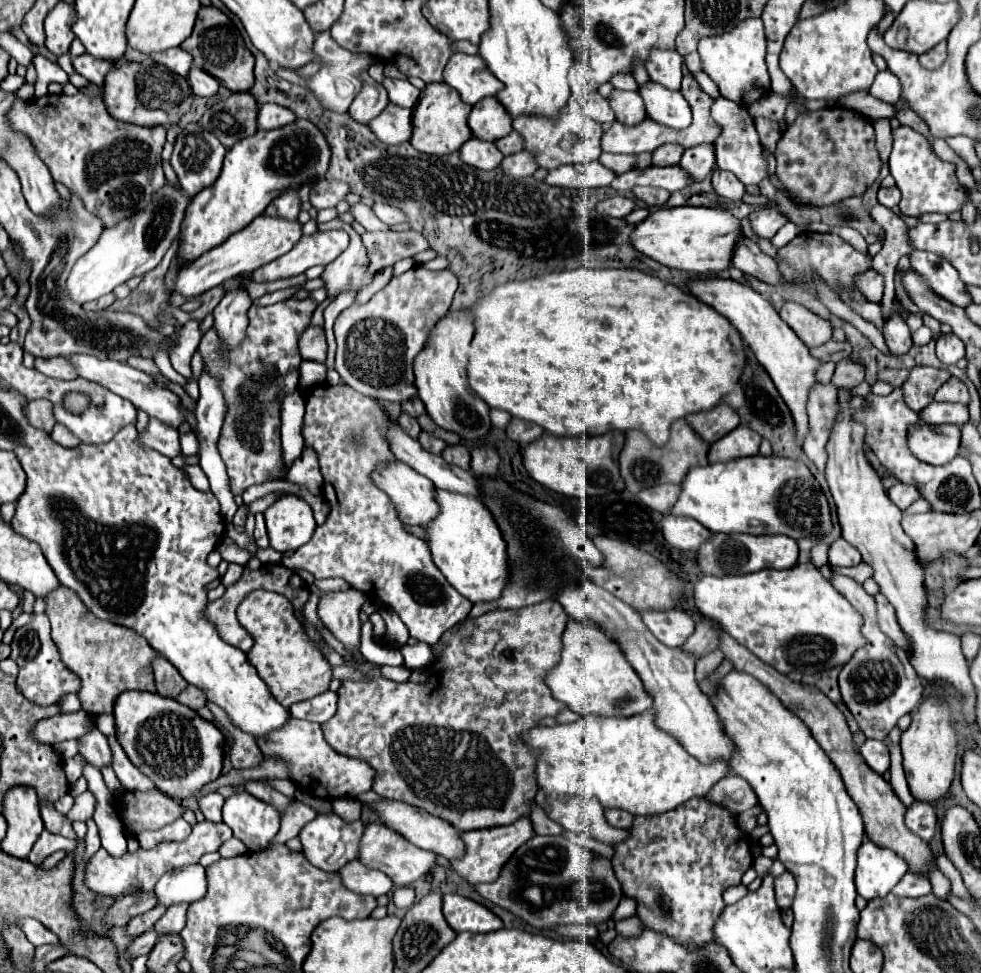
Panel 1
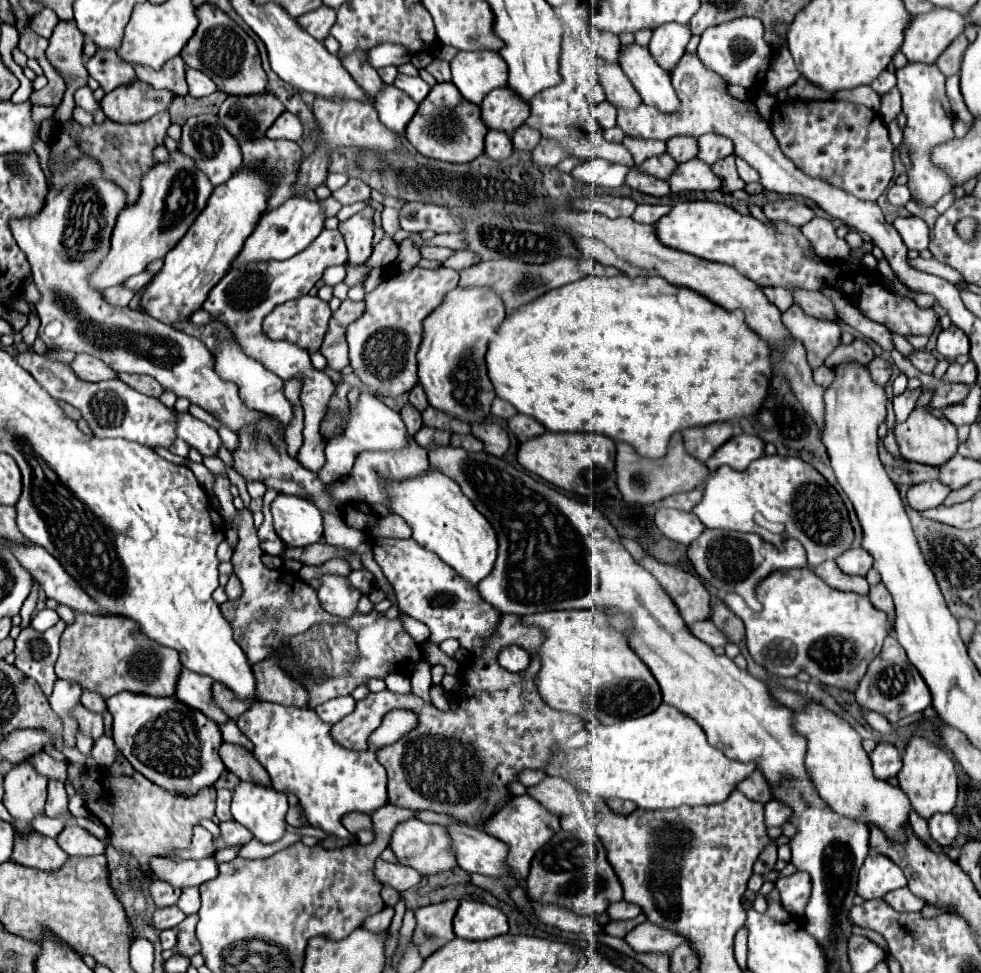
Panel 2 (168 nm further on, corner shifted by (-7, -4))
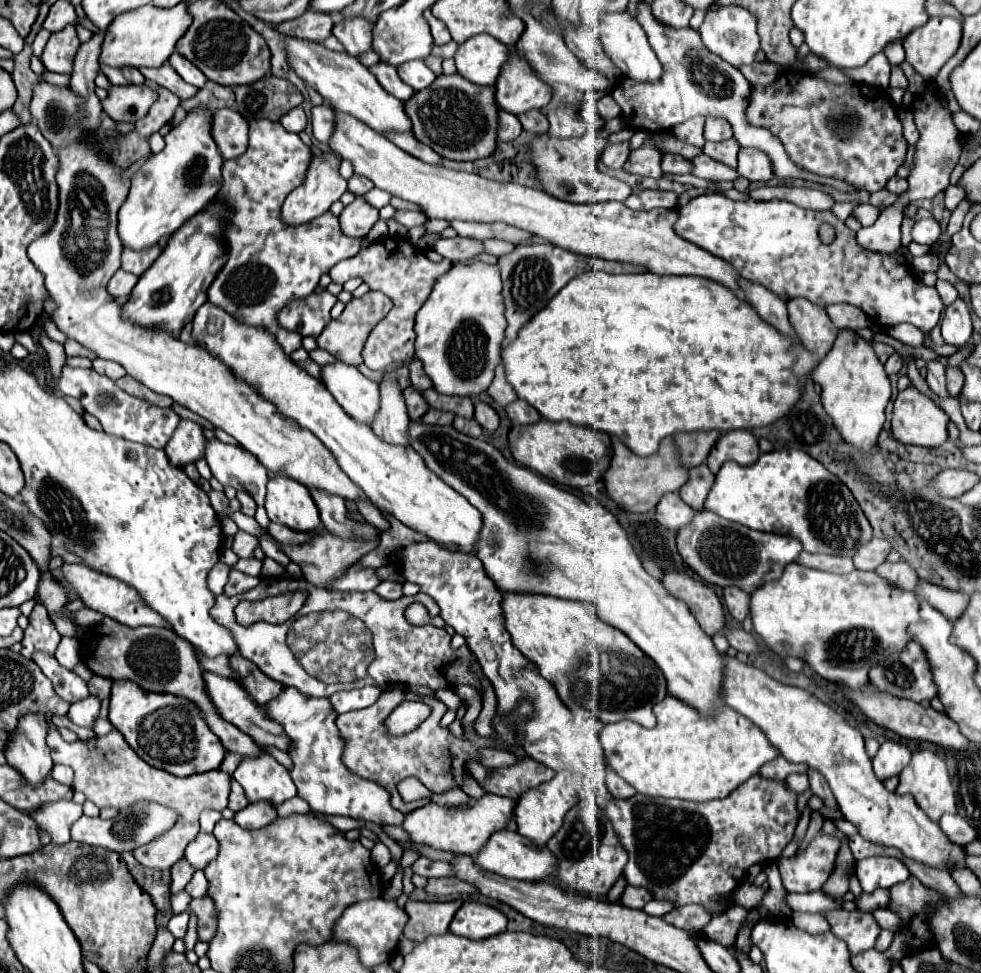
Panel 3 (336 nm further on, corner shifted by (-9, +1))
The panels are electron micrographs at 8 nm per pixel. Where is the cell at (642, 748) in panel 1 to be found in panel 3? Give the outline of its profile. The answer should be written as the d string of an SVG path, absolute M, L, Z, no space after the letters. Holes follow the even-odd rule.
M667 695L661 703L655 705L655 717L657 725L653 729L645 729L639 723L625 719L605 725L601 731L601 743L609 767L613 767L619 777L623 777L643 795L665 797L665 799L687 799L687 801L723 799L739 785L743 785L749 777L757 775L767 761L779 755L777 747L773 747L765 739L763 731L755 723L751 723L749 719L745 719L743 715L725 705L717 707L715 715L701 715L689 703L673 695Z

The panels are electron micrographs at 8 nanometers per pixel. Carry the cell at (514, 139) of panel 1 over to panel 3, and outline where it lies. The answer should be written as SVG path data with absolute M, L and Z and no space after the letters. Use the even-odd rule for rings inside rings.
M533 109L533 111L527 111L527 113L523 113L521 117L521 125L523 125L523 129L525 131L531 131L531 133L545 133L547 129L549 129L549 121L547 121L547 117L539 111L539 109Z

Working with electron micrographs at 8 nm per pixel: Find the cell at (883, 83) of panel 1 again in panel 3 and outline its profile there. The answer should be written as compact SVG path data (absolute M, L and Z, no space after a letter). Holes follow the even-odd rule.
M877 53L871 61L865 63L865 67L849 69L849 73L845 73L845 75L851 77L853 81L863 81L863 83L871 83L875 87L887 89L889 87L889 73L891 73L891 65L889 65L887 57L883 53Z

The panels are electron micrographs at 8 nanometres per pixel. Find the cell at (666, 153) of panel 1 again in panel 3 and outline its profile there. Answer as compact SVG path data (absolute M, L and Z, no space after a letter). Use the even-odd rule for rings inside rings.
M693 117L681 125L677 125L673 129L675 137L683 143L691 143L697 147L705 145L705 137L703 137L703 125L705 125L705 117Z

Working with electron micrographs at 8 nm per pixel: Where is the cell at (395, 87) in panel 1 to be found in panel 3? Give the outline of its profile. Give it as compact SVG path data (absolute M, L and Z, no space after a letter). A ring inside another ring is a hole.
M409 61L409 63L403 63L403 65L397 67L397 73L415 91L421 91L421 89L429 87L437 79L437 75L425 65L425 61Z

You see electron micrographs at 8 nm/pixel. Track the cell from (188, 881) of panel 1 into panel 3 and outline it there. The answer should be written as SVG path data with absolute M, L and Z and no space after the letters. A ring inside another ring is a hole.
M199 831L199 835L187 845L185 849L185 859L189 859L189 863L195 869L205 869L205 865L215 859L219 853L219 843L215 839L213 833L203 833Z

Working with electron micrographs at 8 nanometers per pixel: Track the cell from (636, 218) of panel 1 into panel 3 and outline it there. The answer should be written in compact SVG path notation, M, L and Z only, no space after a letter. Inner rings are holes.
M643 189L639 193L631 193L631 197L625 201L625 205L633 211L649 211L655 207L673 209L673 207L677 207L677 195L673 191Z

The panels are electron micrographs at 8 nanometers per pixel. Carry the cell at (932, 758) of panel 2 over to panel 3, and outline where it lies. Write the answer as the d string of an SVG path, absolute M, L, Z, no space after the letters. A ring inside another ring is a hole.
M917 751L913 753L913 759L911 763L901 771L899 775L899 785L895 789L897 795L913 795L915 803L925 811L925 815L931 819L931 821L939 821L943 813L955 813L955 791L951 787L951 777L947 773L947 765L945 761L933 753L933 751Z

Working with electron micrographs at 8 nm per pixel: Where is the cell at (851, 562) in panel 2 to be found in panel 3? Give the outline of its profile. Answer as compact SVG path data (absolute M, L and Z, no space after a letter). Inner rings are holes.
M873 539L869 543L865 543L865 547L859 547L857 555L853 557L855 569L859 571L875 571L889 555L891 545L887 539Z

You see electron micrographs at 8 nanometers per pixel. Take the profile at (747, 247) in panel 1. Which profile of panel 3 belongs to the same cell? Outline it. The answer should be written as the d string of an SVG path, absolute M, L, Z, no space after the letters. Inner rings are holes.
M837 303L837 305L827 305L825 311L839 329L857 331L857 329L869 327L869 317L859 307L853 307L847 303Z

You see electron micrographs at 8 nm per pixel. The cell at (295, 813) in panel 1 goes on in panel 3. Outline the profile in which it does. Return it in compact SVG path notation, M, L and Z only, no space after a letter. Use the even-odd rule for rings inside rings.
M295 795L293 799L289 799L289 801L285 801L283 805L277 807L279 817L291 815L291 813L309 813L309 811L311 811L311 809L309 809L309 803L307 803L305 799L301 799L299 795Z

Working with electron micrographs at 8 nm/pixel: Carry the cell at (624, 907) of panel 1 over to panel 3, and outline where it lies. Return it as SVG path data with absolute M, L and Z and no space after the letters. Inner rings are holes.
M627 885L621 895L621 903L631 909L643 909L643 905L651 899L653 899L653 893L647 891L647 887L635 887L635 885Z

